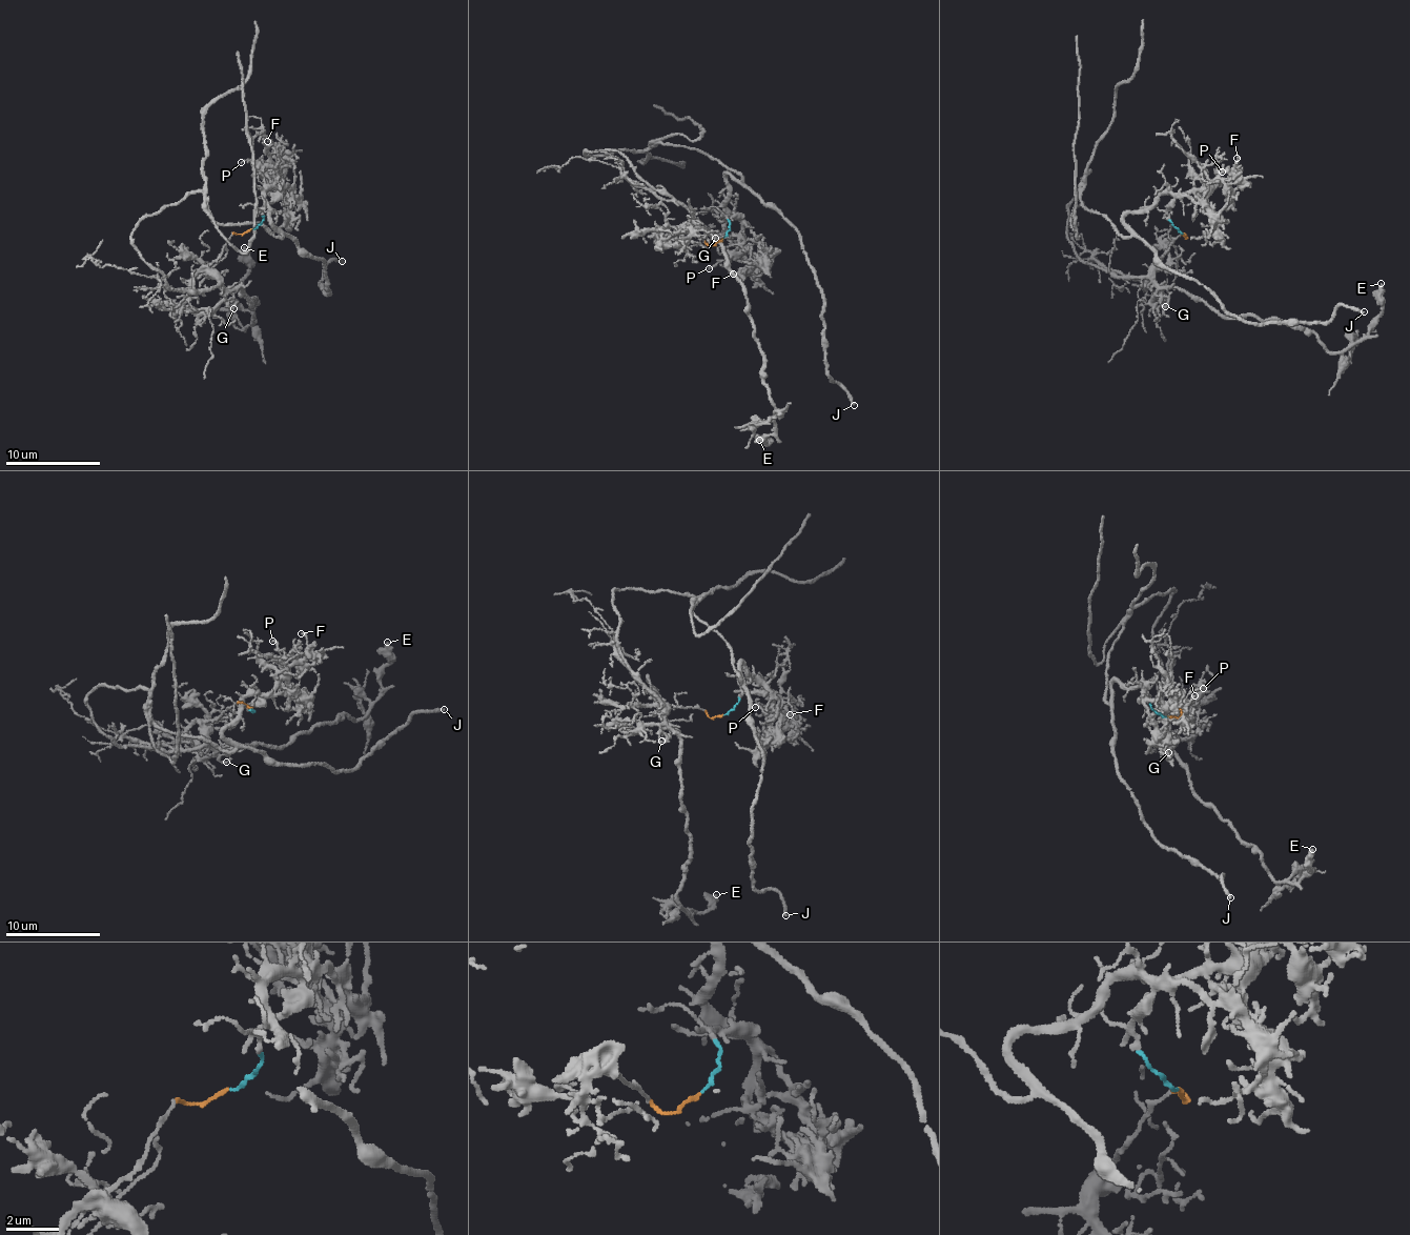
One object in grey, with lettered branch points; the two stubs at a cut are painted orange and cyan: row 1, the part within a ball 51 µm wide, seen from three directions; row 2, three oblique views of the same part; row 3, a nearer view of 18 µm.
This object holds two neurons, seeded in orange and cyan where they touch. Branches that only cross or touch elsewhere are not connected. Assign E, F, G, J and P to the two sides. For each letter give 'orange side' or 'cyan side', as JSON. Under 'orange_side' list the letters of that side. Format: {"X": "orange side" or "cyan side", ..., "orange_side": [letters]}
{"E": "orange side", "F": "cyan side", "G": "orange side", "J": "cyan side", "P": "cyan side", "orange_side": ["E", "G"]}

